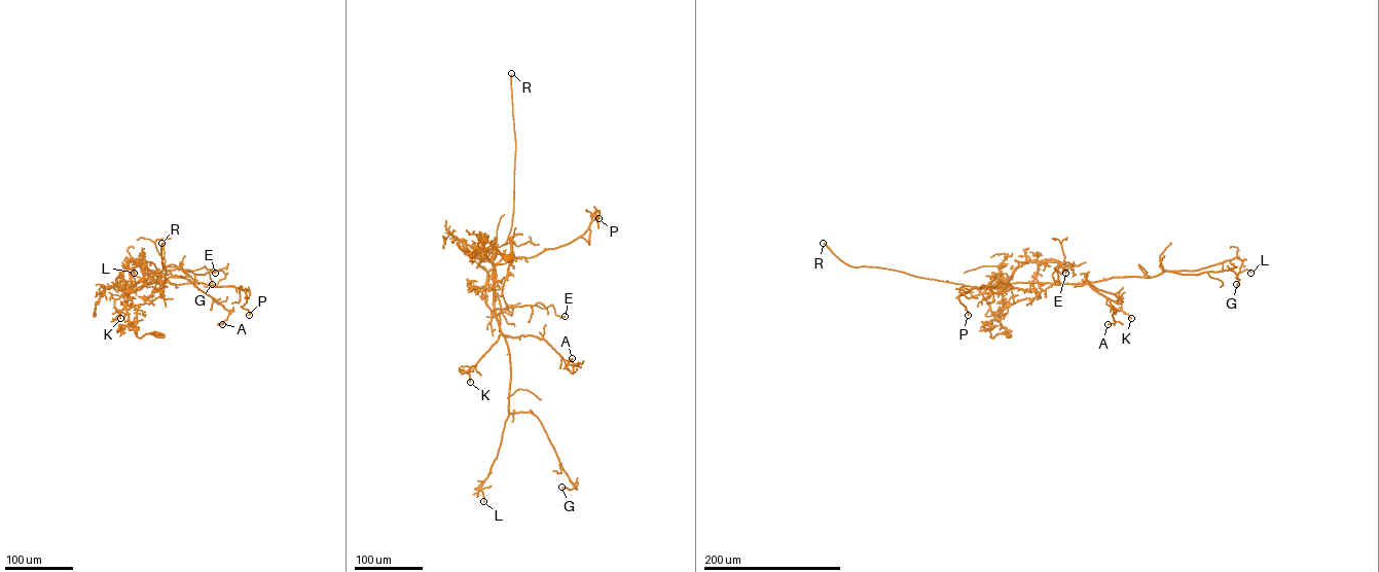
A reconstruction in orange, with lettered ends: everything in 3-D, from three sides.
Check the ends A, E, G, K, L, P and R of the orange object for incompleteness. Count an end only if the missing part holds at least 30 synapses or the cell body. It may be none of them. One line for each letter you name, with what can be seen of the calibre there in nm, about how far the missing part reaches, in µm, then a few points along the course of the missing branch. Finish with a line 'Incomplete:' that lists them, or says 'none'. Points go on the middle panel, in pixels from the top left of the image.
R: 550 nm thick; about 250 µm are missing; missing branch runs (511, 73), (505, 13), (541, 18), (557, 12), (560, 6)
Incomplete: R

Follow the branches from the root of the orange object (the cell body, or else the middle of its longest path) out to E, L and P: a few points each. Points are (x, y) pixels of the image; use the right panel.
E: (1008, 335), (991, 337), (990, 331), (1002, 284), (1057, 284), (1054, 267), (1065, 273)
L: (1008, 335), (991, 337), (990, 331), (1002, 284), (1151, 277), (1235, 257), (1240, 273), (1250, 273)
P: (1008, 335), (991, 337), (989, 327), (1002, 306), (1000, 284), (1007, 280), (960, 295), (968, 315)

